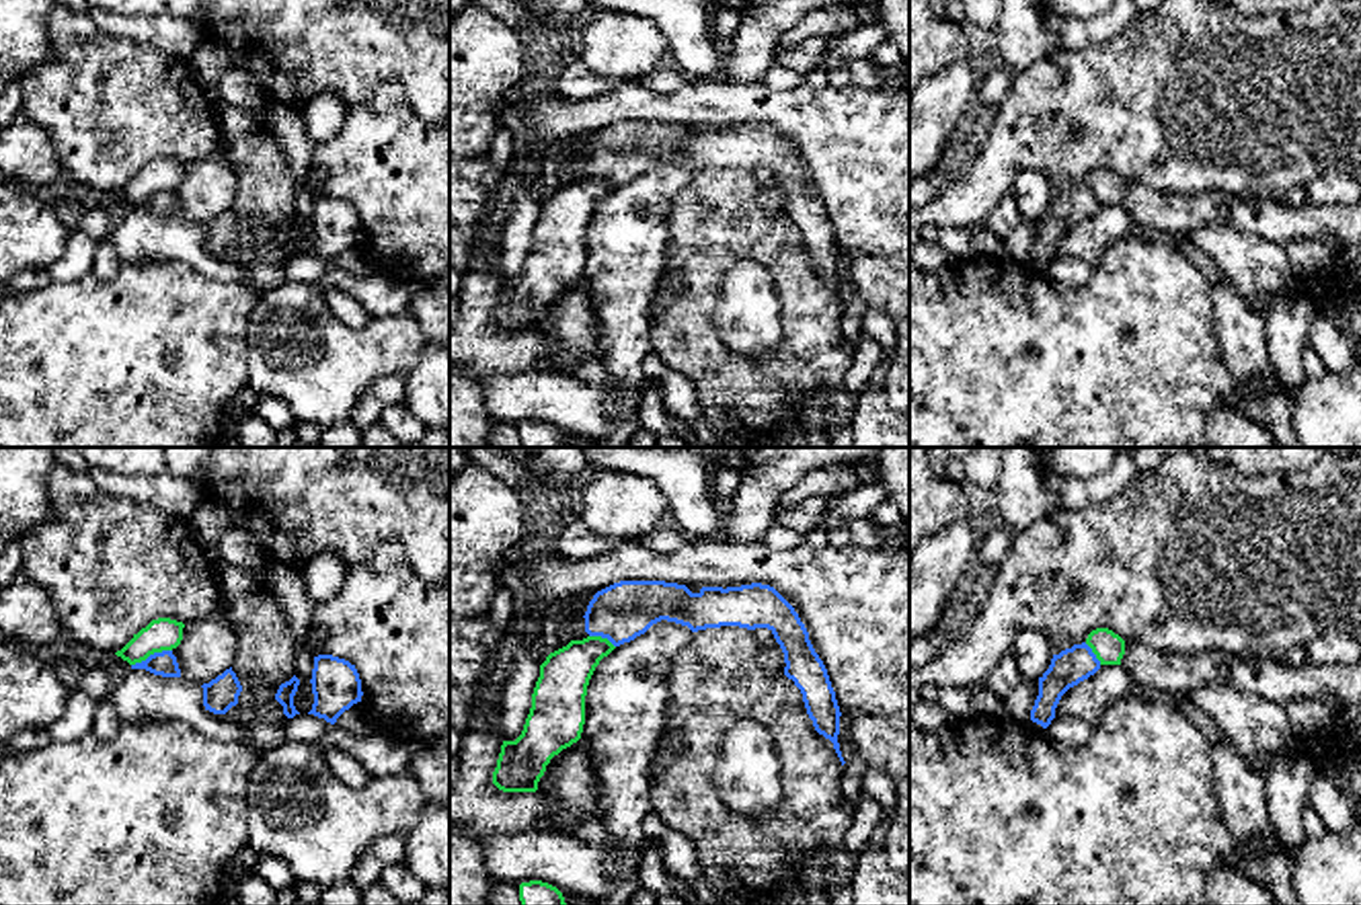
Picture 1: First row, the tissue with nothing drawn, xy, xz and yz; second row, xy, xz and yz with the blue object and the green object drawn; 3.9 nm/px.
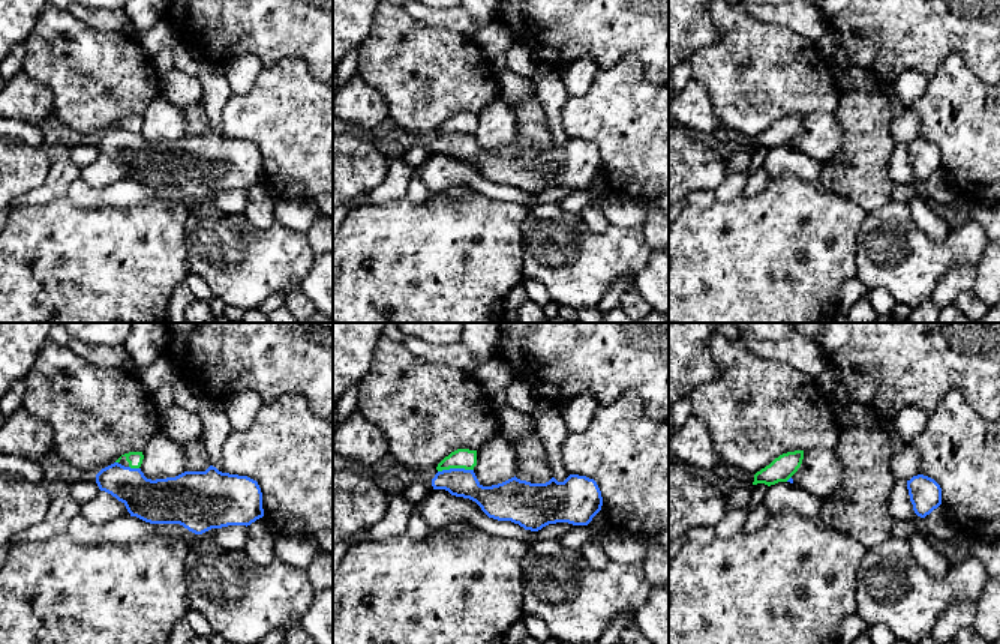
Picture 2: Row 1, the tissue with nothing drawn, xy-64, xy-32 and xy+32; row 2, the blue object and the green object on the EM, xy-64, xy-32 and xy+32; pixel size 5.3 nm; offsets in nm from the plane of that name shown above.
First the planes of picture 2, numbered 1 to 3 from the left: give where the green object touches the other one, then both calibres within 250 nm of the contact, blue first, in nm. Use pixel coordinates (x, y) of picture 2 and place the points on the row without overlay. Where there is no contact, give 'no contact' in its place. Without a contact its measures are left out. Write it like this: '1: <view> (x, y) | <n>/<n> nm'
1: xy-64 (134, 132) | 240/80 nm
2: xy-32 (455, 132) | 150/110 nm
3: xy+32 (789, 143) | 20/140 nm

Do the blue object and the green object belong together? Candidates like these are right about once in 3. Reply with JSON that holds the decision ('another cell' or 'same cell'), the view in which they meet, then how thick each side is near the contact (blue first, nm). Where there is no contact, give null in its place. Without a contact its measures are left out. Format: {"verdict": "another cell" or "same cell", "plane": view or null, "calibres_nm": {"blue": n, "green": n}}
{"verdict": "another cell", "plane": "xy", "calibres_nm": {"blue": 100, "green": 130}}

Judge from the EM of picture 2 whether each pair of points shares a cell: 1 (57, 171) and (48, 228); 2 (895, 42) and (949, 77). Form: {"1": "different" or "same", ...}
{"1": "different", "2": "different"}

